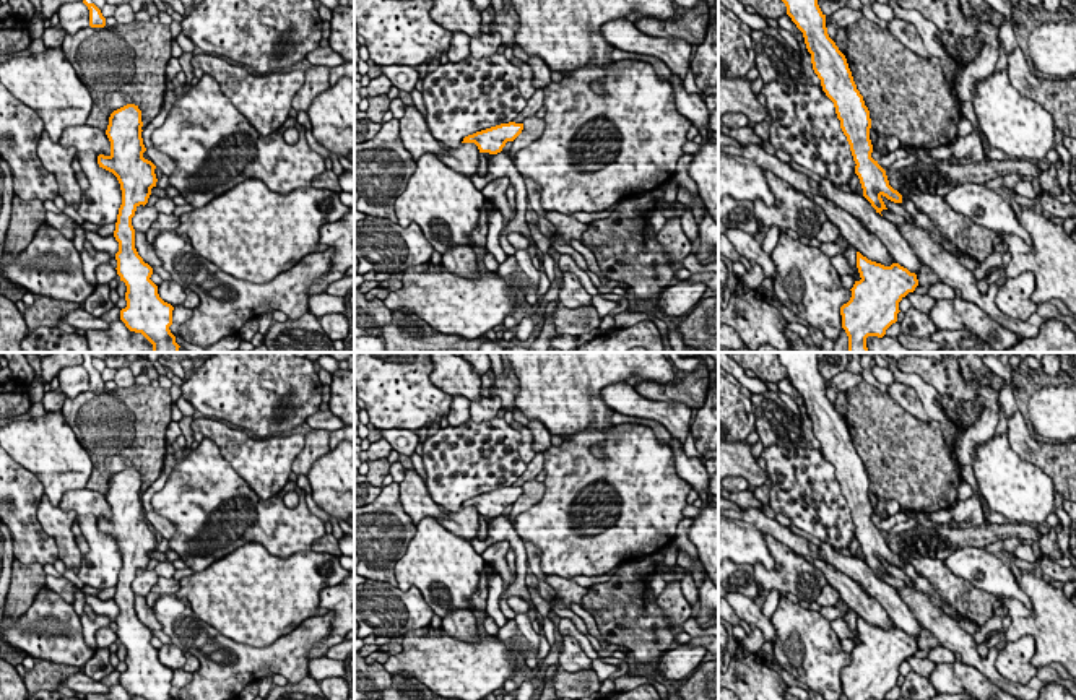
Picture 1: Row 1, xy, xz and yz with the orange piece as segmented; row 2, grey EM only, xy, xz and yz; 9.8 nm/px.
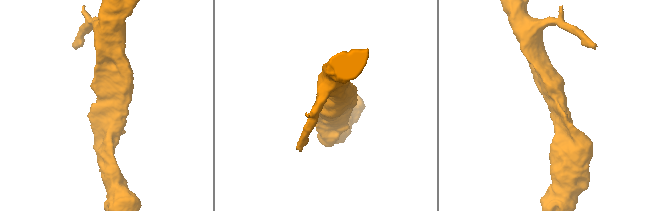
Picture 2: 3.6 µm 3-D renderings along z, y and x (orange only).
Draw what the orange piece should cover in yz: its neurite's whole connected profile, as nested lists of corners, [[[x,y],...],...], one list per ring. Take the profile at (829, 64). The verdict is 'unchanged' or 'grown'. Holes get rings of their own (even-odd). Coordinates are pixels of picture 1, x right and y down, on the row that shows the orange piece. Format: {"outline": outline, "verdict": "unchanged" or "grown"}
{"outline": [[[818,0],[782,2],[787,6],[787,15],[803,32],[822,91],[834,102],[840,128],[857,164],[855,174],[860,179],[863,197],[881,214],[883,210],[887,210],[883,201],[884,197],[894,203],[902,203],[902,195],[889,185],[886,171],[871,158],[870,110],[857,89],[847,58],[827,34],[826,15]]], "verdict": "unchanged"}

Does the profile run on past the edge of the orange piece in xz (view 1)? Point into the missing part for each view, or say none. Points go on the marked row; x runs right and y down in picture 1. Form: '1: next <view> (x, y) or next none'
1: next none

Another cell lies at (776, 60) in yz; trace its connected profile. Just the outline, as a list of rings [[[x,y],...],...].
[[[772,26],[753,29],[751,37],[762,83],[779,81],[787,86],[806,83],[800,55],[785,42],[779,29]]]

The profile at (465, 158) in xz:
[[[462,143],[457,148],[449,148],[445,154],[436,154],[445,166],[449,166],[452,171],[460,172],[471,179],[473,174],[478,172],[479,166],[479,149],[475,143]]]

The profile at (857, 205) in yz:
[[[821,179],[819,192],[826,200],[834,201],[839,208],[860,219],[881,240],[896,263],[918,276],[922,266],[918,255],[899,232],[897,226],[881,216],[863,195],[844,192],[826,179]]]

